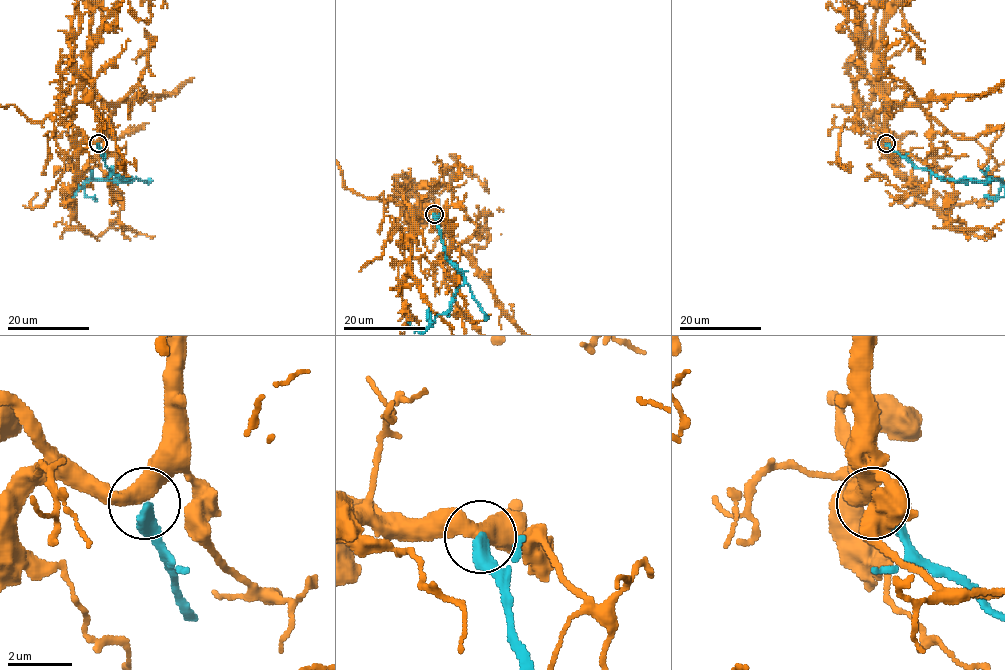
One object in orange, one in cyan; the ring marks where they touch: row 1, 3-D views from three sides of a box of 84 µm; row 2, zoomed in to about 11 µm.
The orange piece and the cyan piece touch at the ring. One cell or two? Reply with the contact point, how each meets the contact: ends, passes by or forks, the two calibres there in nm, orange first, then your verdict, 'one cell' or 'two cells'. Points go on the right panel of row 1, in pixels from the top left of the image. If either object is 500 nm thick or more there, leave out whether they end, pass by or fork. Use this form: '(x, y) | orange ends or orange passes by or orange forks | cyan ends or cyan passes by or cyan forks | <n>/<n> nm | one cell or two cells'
(886, 143) | orange passes by | cyan ends | 480/440 nm | two cells

